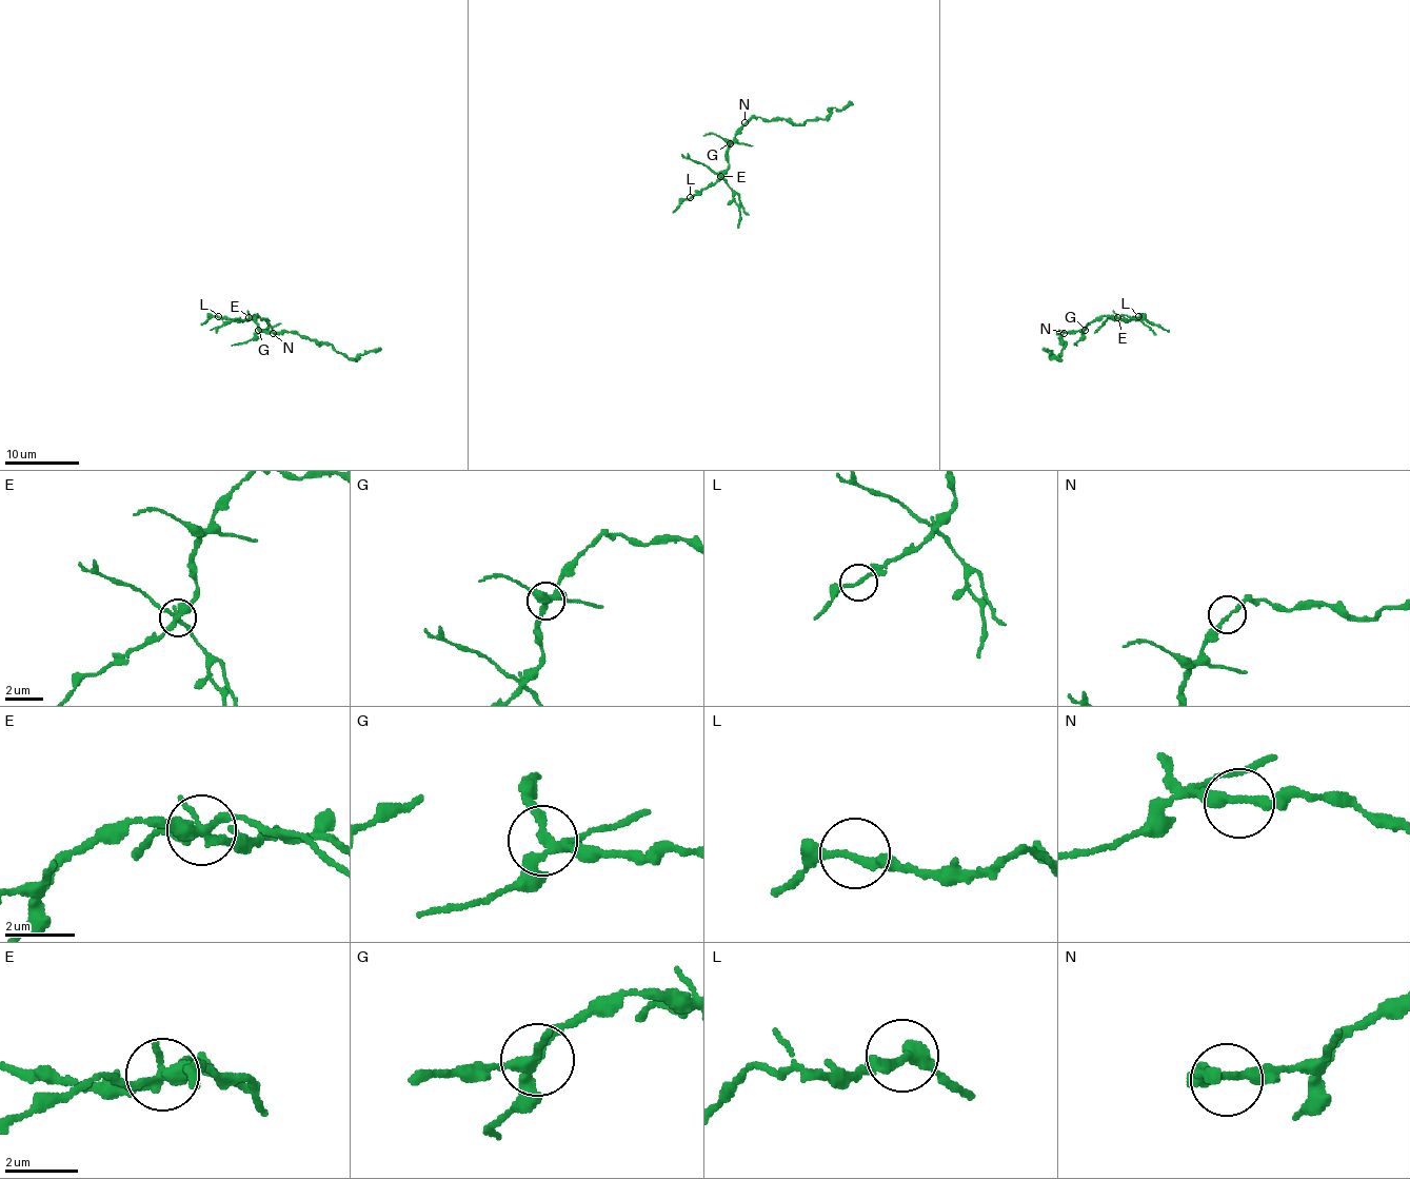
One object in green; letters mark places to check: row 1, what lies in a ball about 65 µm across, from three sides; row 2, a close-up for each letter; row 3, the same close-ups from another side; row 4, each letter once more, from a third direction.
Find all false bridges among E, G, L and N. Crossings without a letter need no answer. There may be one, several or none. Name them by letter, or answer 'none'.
E

